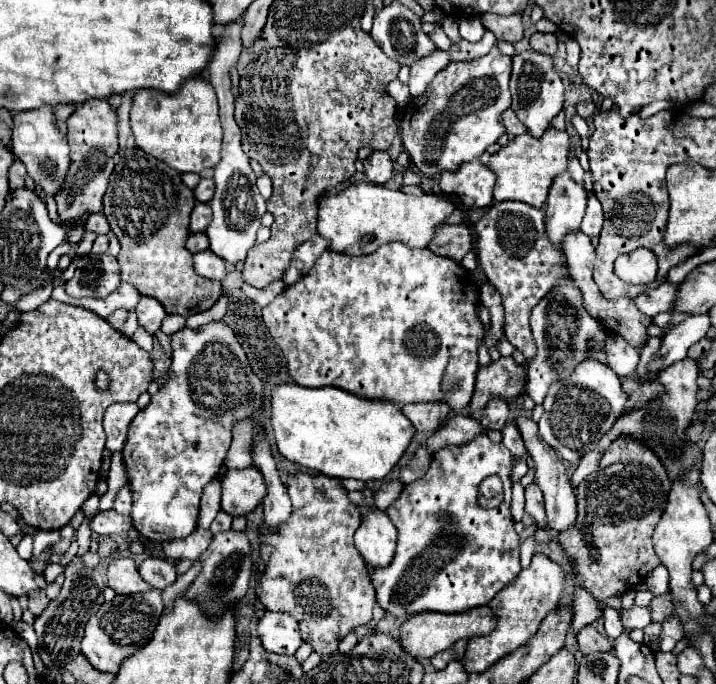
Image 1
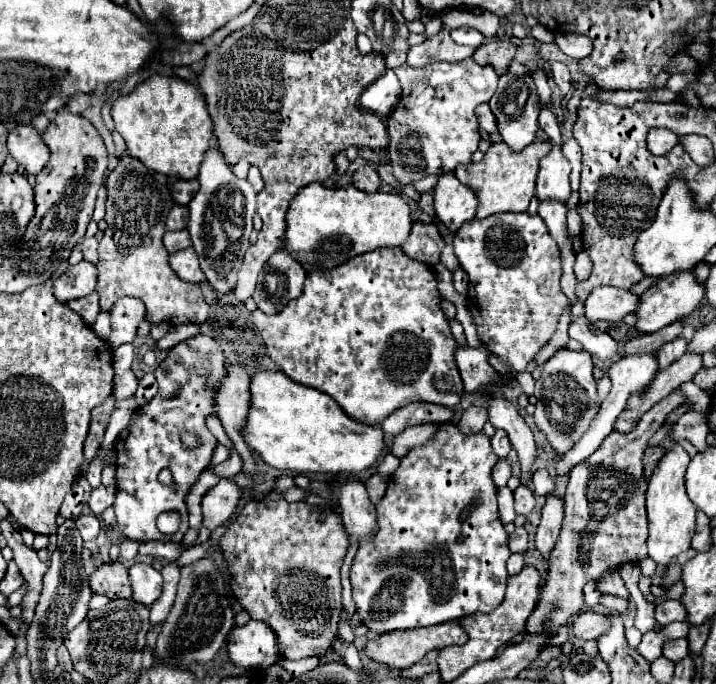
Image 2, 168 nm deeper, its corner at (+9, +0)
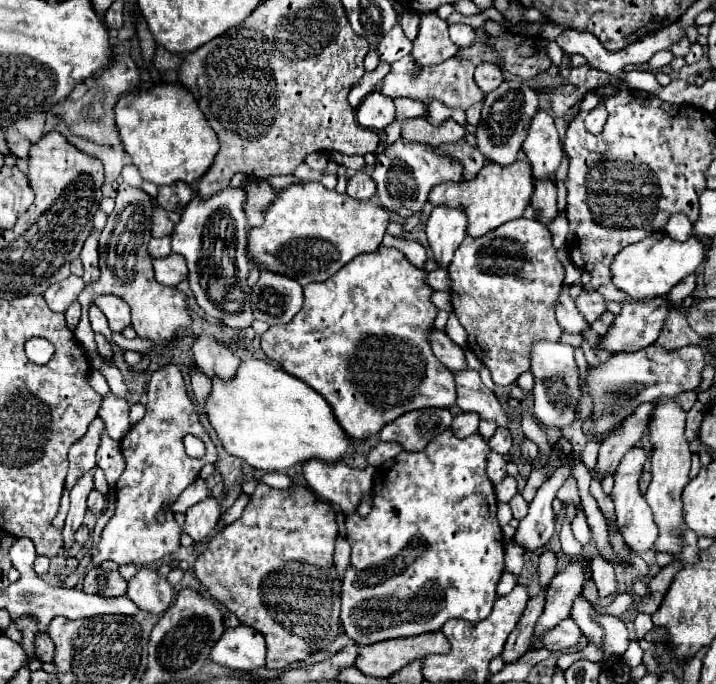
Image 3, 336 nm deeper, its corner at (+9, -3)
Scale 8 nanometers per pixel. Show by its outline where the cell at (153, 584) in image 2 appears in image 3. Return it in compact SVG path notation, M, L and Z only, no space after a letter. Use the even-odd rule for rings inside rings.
M141 567L127 587L127 597L141 609L153 615L167 611L173 601L173 587L153 569Z

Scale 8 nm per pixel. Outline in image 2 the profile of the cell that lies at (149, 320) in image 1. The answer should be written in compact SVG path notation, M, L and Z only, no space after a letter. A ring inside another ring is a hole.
M119 298L111 306L109 314L111 314L111 336L107 338L107 346L115 350L119 348L119 344L133 342L139 322L145 320L145 308L141 300Z

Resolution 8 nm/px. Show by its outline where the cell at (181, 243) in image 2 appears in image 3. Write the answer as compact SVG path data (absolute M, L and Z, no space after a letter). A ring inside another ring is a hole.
M161 237L161 239L151 239L149 243L149 253L153 257L167 257L171 253L171 239Z

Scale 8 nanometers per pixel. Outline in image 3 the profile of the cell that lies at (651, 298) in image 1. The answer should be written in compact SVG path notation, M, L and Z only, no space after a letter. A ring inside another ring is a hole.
M581 293L575 301L575 305L579 307L579 311L583 313L583 317L593 323L597 321L603 313L607 313L607 299L601 293Z

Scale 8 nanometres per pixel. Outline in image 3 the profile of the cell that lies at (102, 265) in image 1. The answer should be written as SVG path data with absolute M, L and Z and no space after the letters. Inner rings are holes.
M69 275L67 279L63 279L61 283L51 285L43 297L47 297L47 305L57 311L57 313L65 313L69 309L69 305L73 301L77 301L79 293L85 289L85 281L83 277L77 275Z

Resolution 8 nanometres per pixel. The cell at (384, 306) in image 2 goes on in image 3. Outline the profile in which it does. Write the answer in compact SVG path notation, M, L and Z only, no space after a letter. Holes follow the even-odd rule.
M379 247L379 251L357 255L331 279L309 283L301 311L287 325L269 327L261 335L261 349L283 371L323 395L345 433L361 441L377 435L383 425L407 411L455 405L455 377L433 355L431 341L427 339L433 333L437 315L431 297L433 289L427 285L427 271L407 263L399 249Z

